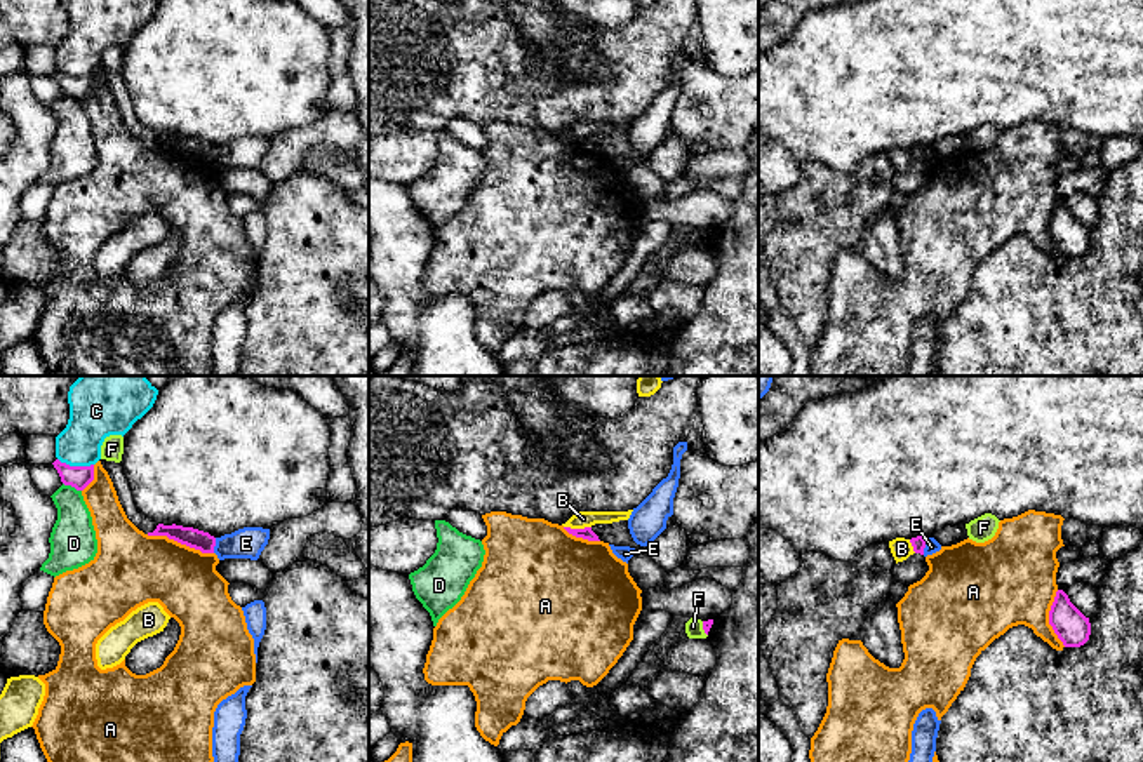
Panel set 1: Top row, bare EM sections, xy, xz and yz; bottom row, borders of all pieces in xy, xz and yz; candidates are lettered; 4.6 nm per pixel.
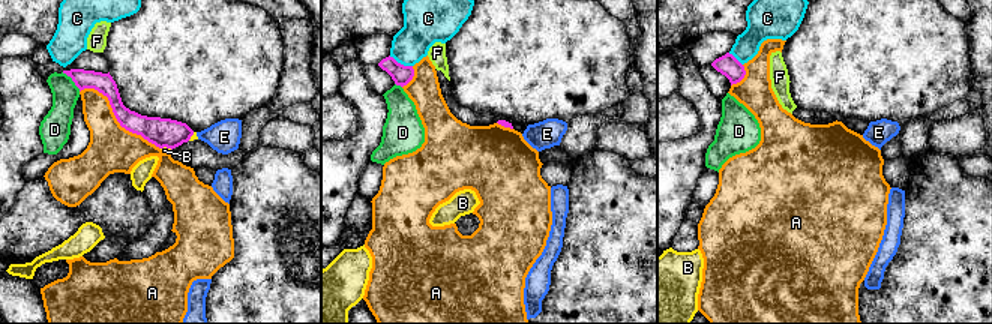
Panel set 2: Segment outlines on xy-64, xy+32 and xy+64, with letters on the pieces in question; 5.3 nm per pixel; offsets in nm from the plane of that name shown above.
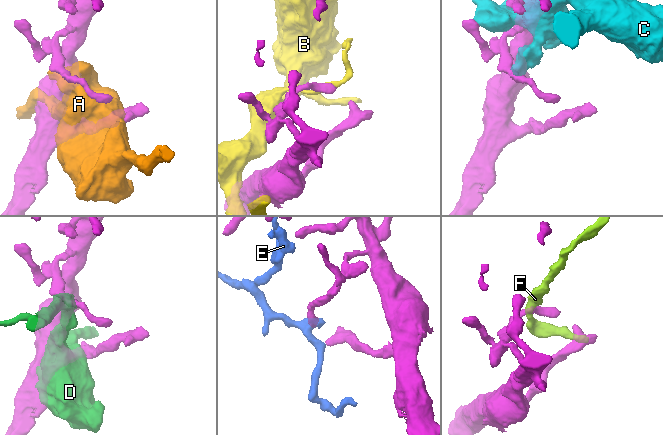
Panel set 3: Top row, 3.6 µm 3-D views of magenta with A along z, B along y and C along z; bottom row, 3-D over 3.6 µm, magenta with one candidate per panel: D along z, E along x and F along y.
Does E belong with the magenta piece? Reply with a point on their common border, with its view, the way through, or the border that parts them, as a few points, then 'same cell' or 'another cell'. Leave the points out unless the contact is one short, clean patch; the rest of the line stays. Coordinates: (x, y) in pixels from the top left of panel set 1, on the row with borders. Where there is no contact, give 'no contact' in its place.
meets magenta in yz at (924, 547); border along yz (928, 538), (922, 554); another cell

